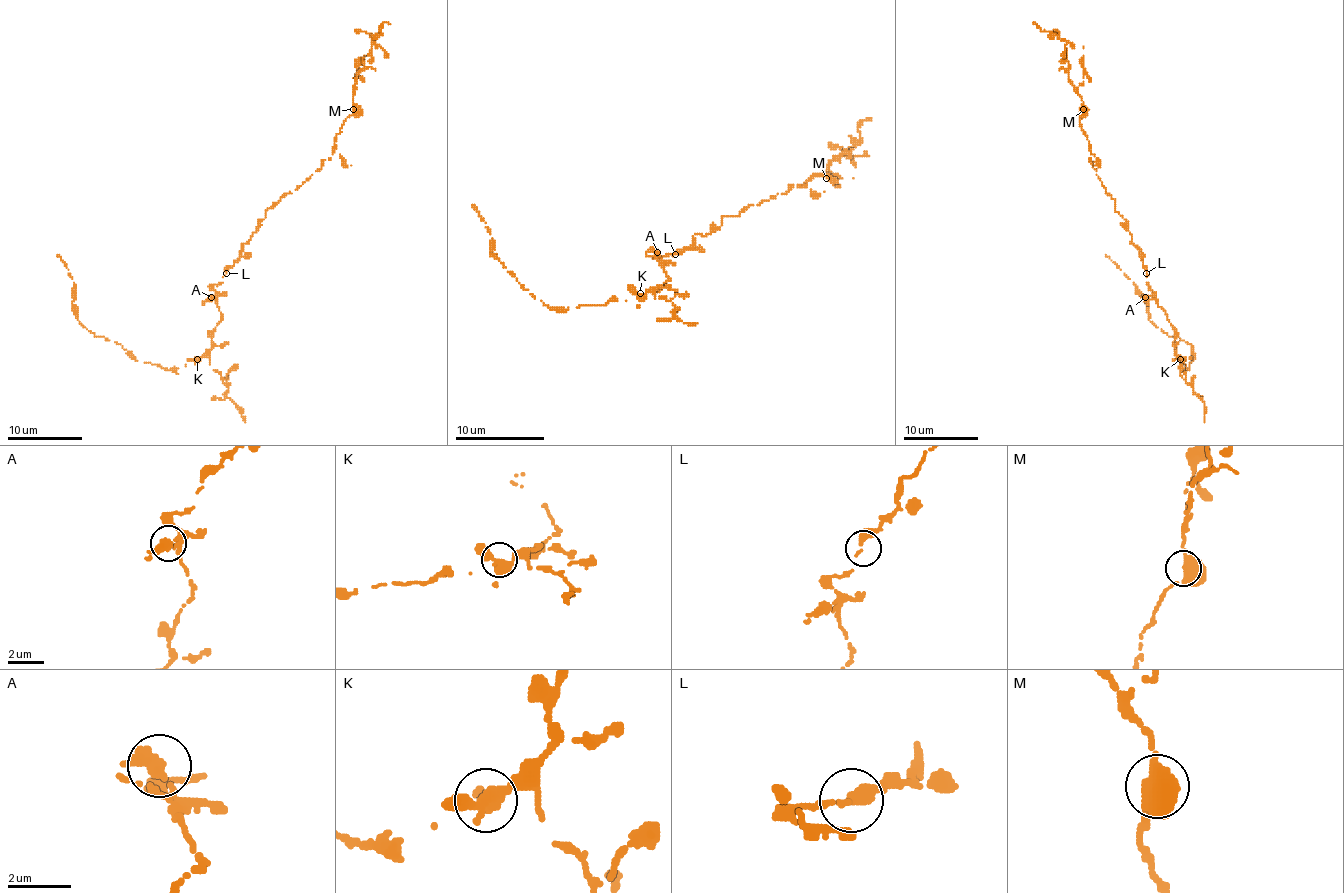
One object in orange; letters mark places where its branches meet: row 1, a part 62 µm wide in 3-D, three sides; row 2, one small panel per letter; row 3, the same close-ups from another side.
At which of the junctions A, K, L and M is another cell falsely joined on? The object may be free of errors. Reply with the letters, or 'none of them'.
K

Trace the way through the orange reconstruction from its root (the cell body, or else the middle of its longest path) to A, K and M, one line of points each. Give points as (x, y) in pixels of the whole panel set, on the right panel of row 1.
A: (1146, 271), (1146, 282), (1152, 294), (1145, 297)
K: (1146, 271), (1146, 282), (1152, 295), (1174, 331), (1174, 351), (1180, 359)
M: (1146, 271), (1130, 243), (1128, 223), (1089, 160), (1083, 109)

